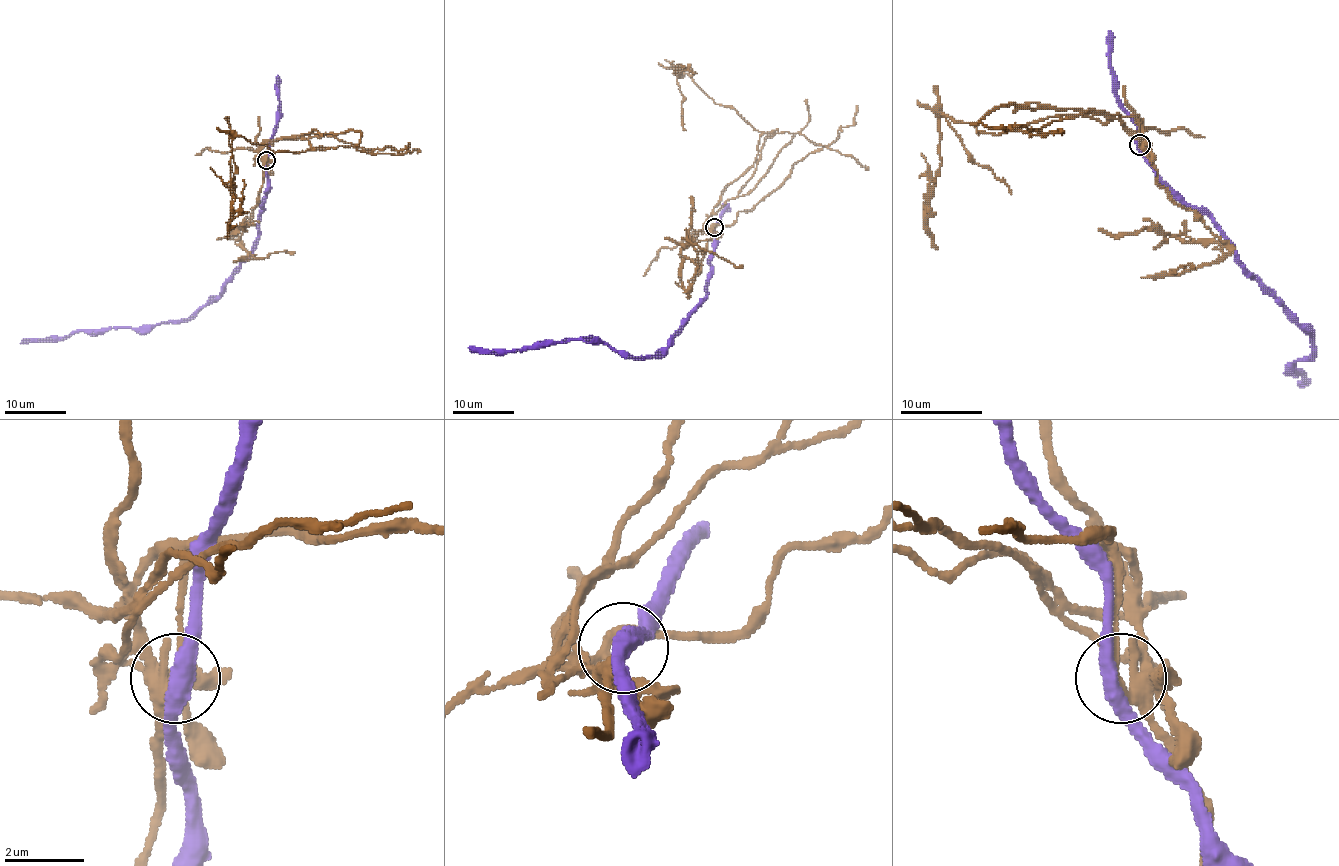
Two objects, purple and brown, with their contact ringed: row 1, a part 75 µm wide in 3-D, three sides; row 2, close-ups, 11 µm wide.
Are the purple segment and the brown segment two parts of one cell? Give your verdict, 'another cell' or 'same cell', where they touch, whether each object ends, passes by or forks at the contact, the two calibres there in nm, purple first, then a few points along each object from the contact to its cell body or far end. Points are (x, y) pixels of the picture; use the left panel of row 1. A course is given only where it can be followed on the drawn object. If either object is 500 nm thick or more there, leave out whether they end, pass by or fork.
another cell | (266, 160) | purple passes by | brown forks | 420/190 nm | purple via (265, 161), (267, 196), (255, 250), (225, 288), (187, 319), (143, 328), (84, 329), (52, 340), (20, 343) | brown via (265, 161), (258, 158), (265, 141), (304, 138), (313, 149), (271, 152), (236, 136), (233, 210), (242, 179)

